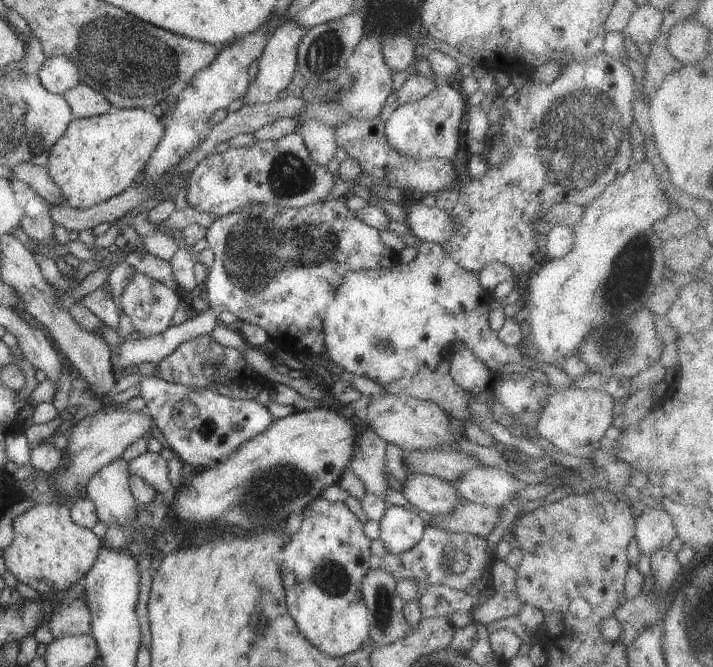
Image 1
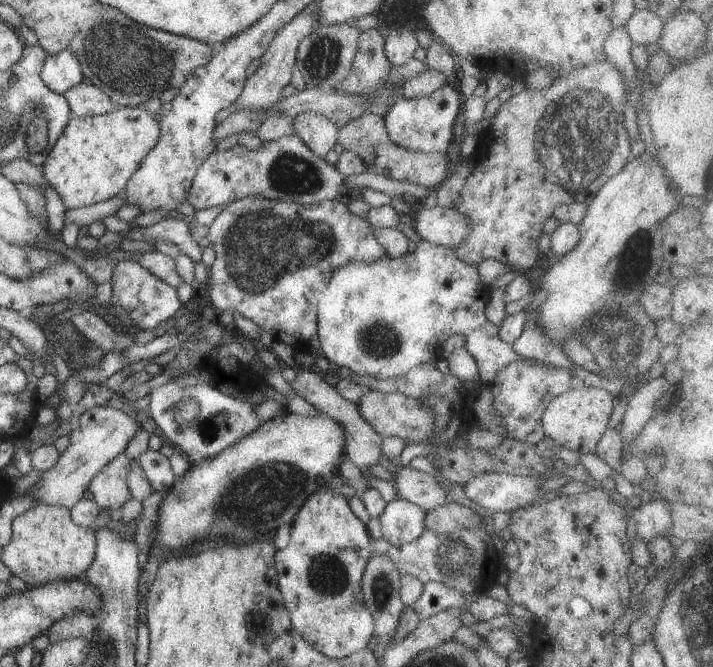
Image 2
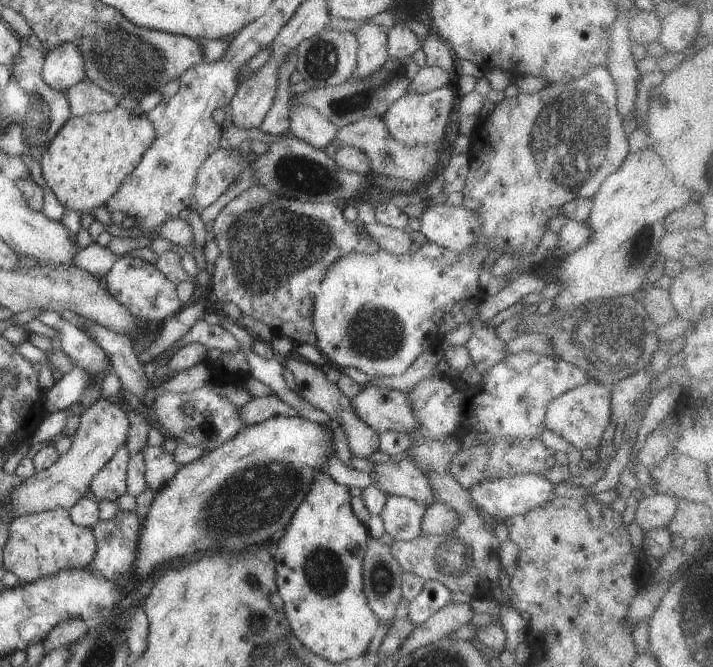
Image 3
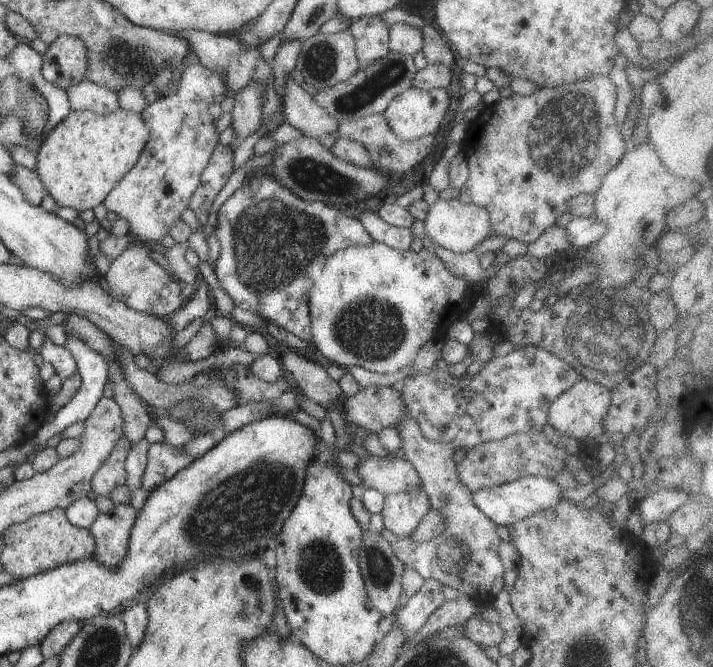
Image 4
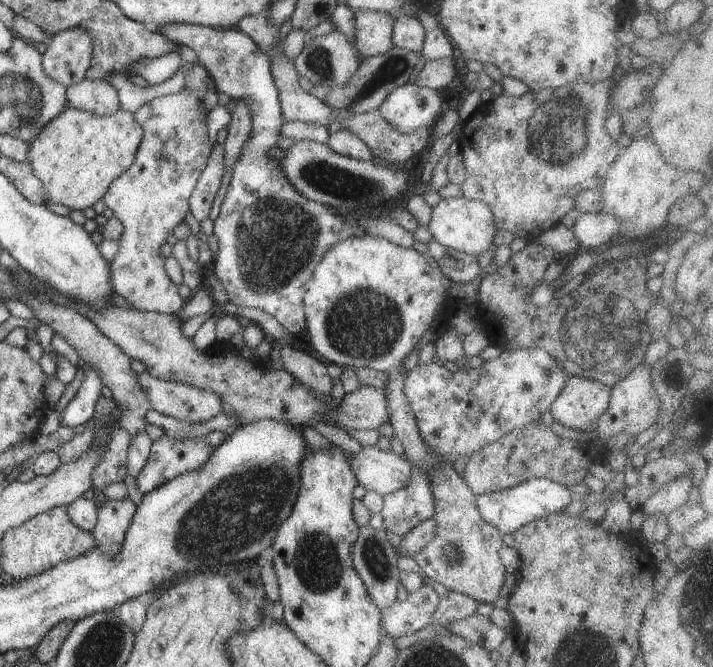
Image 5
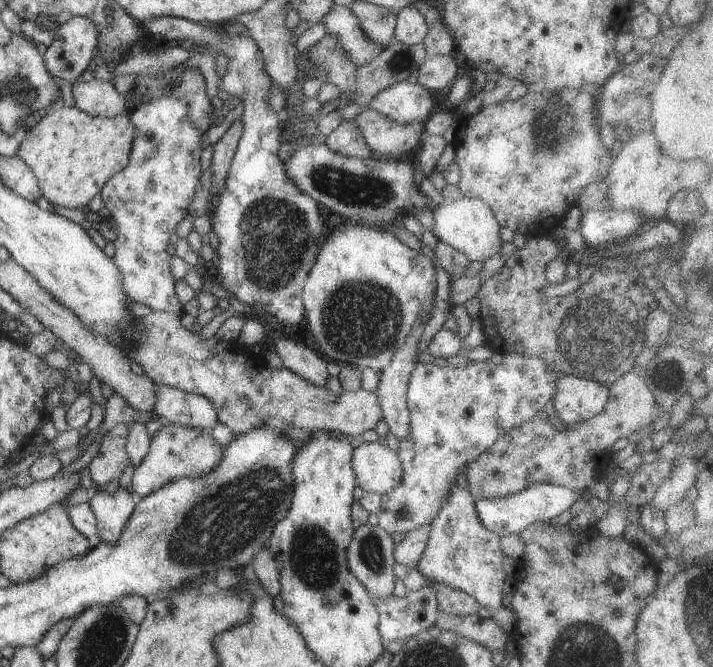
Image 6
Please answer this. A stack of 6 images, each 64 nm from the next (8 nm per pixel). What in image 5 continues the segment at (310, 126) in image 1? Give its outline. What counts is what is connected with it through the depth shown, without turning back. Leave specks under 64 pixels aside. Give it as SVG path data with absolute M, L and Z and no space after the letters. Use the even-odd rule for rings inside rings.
M270 4L264 6L258 14L252 14L252 16L244 16L240 22L238 22L236 29L244 32L254 39L254 42L260 47L260 50L270 58L270 72L274 76L274 84L278 88L280 108L282 116L285 122L306 122L306 124L323 124L326 128L334 118L337 118L338 112L336 109L330 108L330 105L324 101L318 99L315 95L311 95L306 92L302 86L298 83L300 74L296 70L295 58L286 56L284 37L280 37L280 27L274 26L268 22L268 10L270 10Z

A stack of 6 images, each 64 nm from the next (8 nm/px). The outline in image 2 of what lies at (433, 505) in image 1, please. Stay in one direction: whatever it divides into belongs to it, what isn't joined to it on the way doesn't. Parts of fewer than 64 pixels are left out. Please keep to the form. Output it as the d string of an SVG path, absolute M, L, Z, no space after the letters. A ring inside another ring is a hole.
M410 466L402 470L397 468L395 482L391 484L403 500L416 504L426 512L453 502L444 484L440 484L434 476Z

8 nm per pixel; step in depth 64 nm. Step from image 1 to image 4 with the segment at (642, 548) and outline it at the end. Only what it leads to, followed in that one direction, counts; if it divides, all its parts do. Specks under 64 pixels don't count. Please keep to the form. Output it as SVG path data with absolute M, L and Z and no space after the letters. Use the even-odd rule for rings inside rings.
M667 489L648 495L637 502L635 508L640 511L642 524L644 526L653 523L668 521L668 518L683 504L690 496L679 489Z

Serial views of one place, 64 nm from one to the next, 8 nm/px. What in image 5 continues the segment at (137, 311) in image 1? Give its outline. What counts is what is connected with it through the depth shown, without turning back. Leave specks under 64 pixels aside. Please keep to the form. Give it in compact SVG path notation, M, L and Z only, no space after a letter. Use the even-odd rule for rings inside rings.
M202 65L189 67L184 73L185 84L180 92L155 98L143 104L134 113L136 122L144 130L142 142L138 146L132 166L108 186L103 198L104 204L112 210L113 216L116 216L123 225L123 232L118 240L118 251L114 260L110 262L112 288L130 306L141 311L178 314L185 303L181 297L182 293L179 293L179 285L172 282L164 268L166 257L164 250L166 238L173 234L175 226L184 221L184 216L189 210L190 197L202 171L208 164L208 157L211 155L213 143L208 138L206 116L204 116L200 104L204 104L204 96L208 94L210 84L214 84L215 80L214 78L212 80L213 76L207 74Z

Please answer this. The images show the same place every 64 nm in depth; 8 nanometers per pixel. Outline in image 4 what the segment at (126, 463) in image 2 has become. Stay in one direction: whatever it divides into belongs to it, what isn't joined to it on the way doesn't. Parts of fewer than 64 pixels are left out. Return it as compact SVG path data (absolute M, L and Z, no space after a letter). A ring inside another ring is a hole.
M123 436L116 444L114 451L91 479L91 491L95 495L108 497L118 486L125 485L127 482L125 461L130 450L131 443Z

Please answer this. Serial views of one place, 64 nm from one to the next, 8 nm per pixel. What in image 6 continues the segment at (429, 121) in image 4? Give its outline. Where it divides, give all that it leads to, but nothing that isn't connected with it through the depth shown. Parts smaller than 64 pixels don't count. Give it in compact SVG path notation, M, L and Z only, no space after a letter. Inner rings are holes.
M409 79L378 92L368 107L398 124L426 123L434 111L434 100L430 94L427 88Z

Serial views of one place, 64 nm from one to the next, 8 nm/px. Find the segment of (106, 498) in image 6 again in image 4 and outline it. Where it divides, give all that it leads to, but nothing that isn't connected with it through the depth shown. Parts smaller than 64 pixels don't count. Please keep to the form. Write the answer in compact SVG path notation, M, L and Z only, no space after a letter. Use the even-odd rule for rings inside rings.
M118 504L110 514L100 512L89 529L94 536L95 562L110 571L120 569L129 552L131 531L138 512L131 504Z

